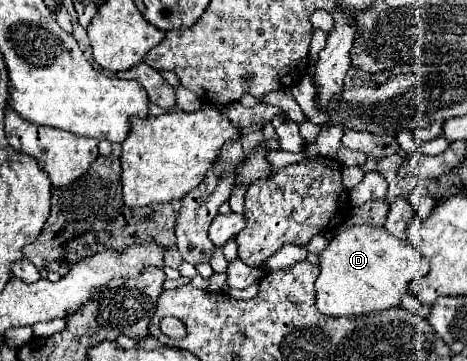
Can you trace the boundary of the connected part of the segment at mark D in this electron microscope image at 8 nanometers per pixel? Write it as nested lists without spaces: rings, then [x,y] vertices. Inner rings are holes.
[[[374,226],[340,230],[318,258],[320,276],[316,280],[316,308],[328,316],[360,316],[400,306],[410,282],[428,274],[428,260],[414,246]]]

